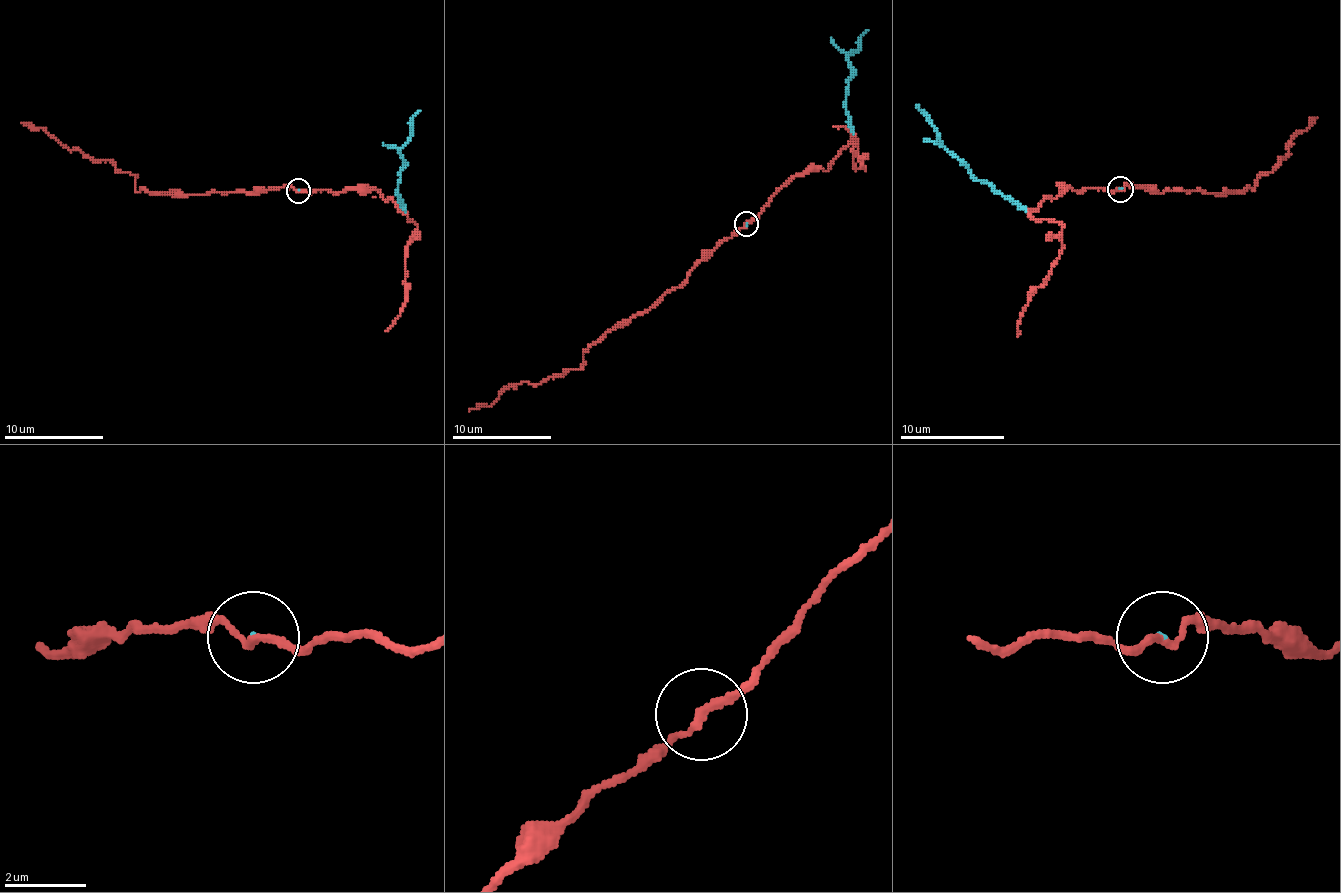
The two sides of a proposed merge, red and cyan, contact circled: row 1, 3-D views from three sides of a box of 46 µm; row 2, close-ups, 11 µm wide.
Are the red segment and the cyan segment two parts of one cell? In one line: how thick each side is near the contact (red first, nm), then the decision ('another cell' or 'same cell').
170 nm thick on the red side, 50 nm on the other; another cell

